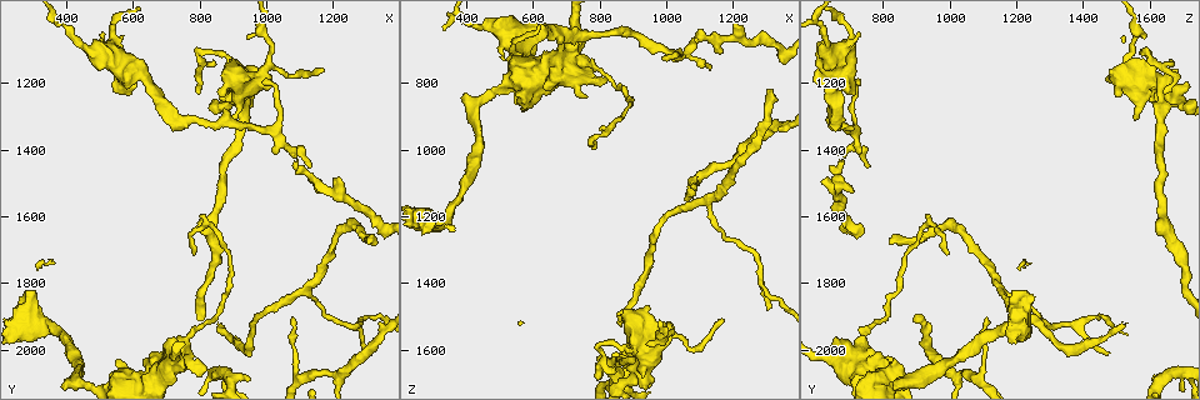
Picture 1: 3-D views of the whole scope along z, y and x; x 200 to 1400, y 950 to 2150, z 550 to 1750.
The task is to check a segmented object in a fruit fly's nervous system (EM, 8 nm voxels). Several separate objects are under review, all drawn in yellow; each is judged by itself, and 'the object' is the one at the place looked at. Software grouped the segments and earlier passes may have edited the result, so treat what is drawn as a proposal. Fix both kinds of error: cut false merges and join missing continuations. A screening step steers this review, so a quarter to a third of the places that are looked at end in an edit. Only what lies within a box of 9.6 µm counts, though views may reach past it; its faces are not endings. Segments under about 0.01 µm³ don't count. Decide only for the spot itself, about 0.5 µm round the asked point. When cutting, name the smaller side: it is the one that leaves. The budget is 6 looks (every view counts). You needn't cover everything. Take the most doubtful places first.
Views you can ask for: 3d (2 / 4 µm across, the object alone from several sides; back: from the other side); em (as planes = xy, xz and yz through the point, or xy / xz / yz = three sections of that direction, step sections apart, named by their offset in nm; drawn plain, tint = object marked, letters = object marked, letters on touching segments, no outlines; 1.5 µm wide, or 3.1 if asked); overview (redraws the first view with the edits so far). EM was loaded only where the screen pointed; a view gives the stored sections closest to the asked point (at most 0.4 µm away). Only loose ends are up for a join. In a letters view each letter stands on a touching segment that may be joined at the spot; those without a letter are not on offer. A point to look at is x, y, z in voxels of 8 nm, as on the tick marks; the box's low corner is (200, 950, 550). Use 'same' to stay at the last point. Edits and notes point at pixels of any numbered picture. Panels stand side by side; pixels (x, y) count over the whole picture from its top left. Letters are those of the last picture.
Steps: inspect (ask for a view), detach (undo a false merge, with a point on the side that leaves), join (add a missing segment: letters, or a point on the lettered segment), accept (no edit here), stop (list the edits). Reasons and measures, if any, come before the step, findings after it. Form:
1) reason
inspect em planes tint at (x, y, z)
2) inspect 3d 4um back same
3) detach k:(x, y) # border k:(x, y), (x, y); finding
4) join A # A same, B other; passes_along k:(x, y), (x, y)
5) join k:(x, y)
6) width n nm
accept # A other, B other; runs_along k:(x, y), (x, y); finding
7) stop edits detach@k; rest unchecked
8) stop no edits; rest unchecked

tapers out
inspect 3d 2um at (860, 1930, 1520)

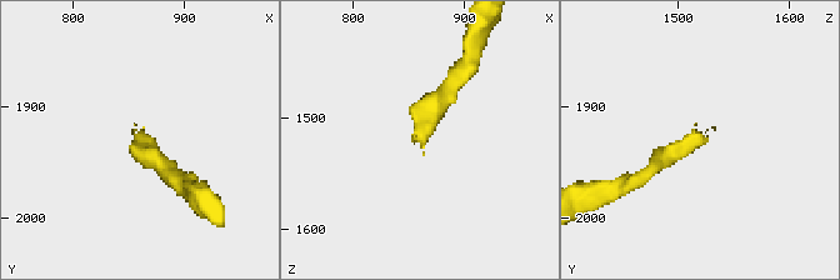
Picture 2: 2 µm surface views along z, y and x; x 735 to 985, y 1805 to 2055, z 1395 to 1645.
inspect em planes letters at (862, 1926, 1526)

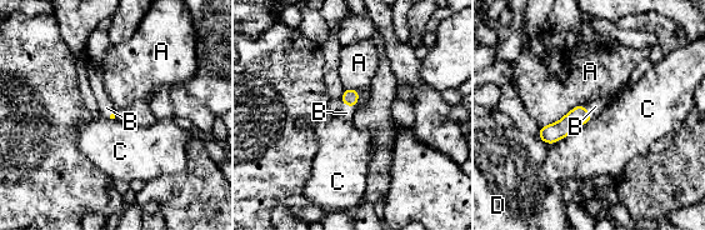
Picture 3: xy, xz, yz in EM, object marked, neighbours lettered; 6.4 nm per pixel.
join B # A other, B same, C other, D other; the neuron continues

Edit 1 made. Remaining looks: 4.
abrupt turn
inspect 3d 4um at (870, 1110, 1590)

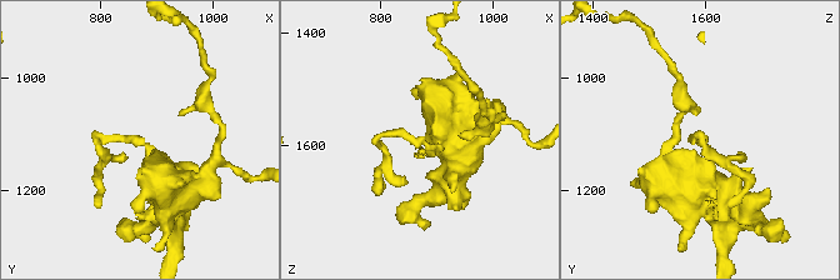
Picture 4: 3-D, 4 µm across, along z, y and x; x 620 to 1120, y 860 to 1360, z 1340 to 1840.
shape alone is not enough
inspect em planes letters at (875, 1110, 1595)

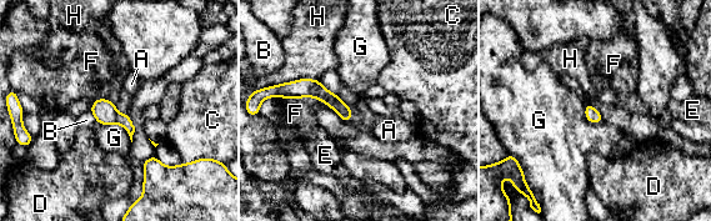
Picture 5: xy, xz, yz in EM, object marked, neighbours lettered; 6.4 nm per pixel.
longest_contact F 360 nm
accept # A other, B other, C other, D other, E other, F other, G other, H other; border 5:(319, 79), (295, 79), (276, 85); one neuron here

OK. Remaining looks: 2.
inspect em xz step 8 tint at (1310, 2020, 1480)

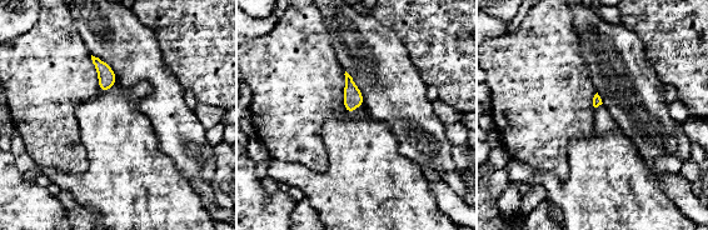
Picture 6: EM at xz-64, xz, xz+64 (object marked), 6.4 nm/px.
another direction
inspect em planes letters same

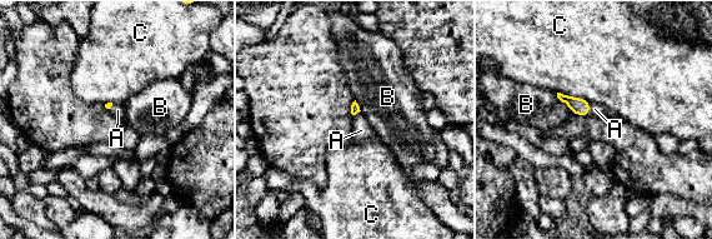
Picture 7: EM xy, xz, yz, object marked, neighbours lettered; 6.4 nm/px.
join A # A same, B other, C other; passes_along 7:(580, 106), (588, 109), (595, 109); the neuron continues

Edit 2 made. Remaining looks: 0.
stop edits join@3, join@7; rest unchecked

